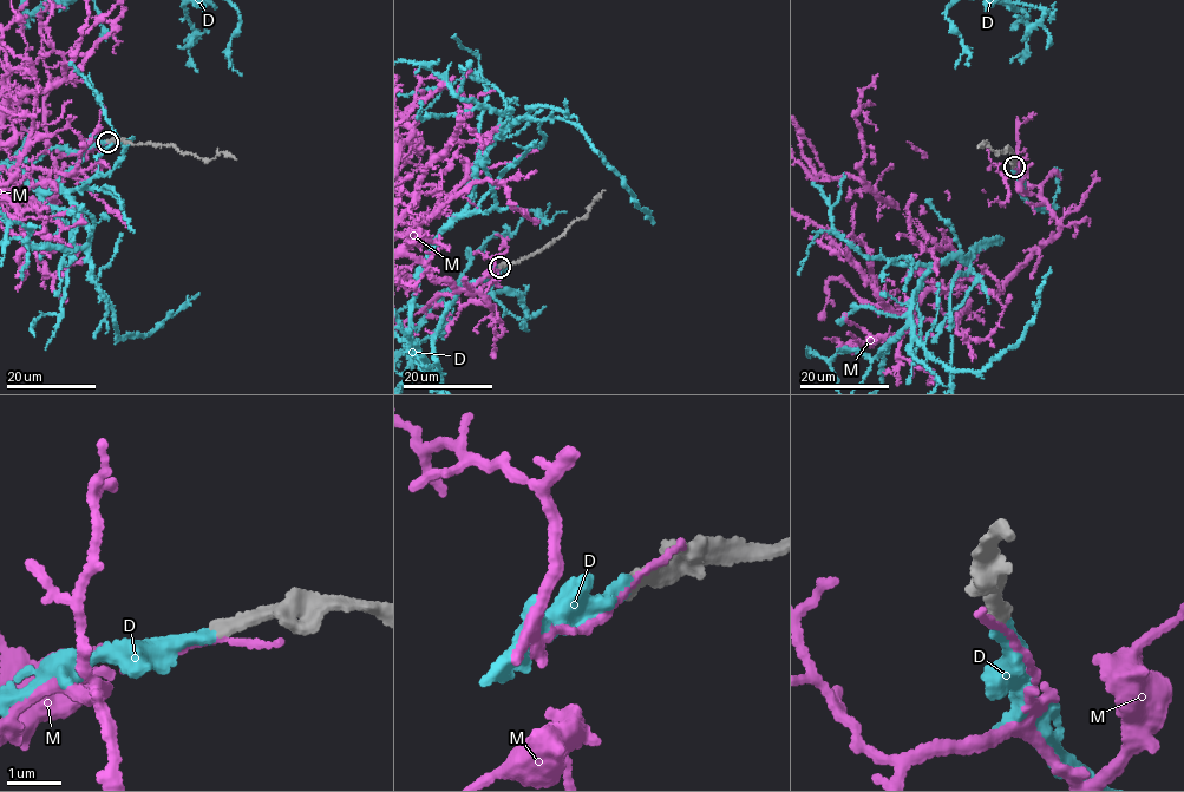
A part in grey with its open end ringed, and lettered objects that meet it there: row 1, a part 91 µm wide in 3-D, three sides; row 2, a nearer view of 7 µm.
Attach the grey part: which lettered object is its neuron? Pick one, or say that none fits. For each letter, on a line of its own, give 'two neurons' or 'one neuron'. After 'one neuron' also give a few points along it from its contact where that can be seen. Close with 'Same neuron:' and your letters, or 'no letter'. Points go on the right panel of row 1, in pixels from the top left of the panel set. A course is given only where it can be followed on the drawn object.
D: one neuron
M: two neurons
Same neuron: D

